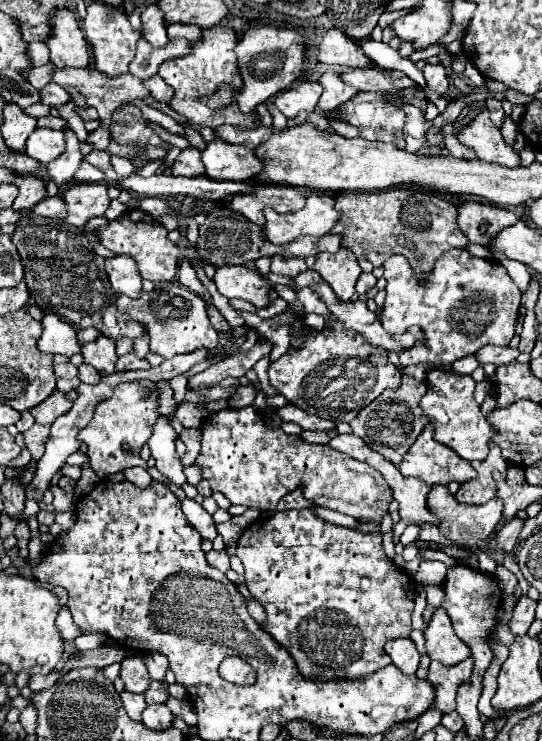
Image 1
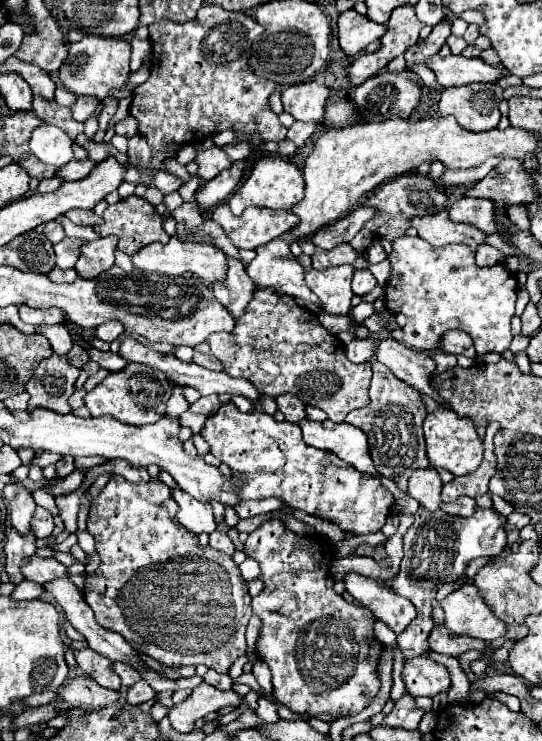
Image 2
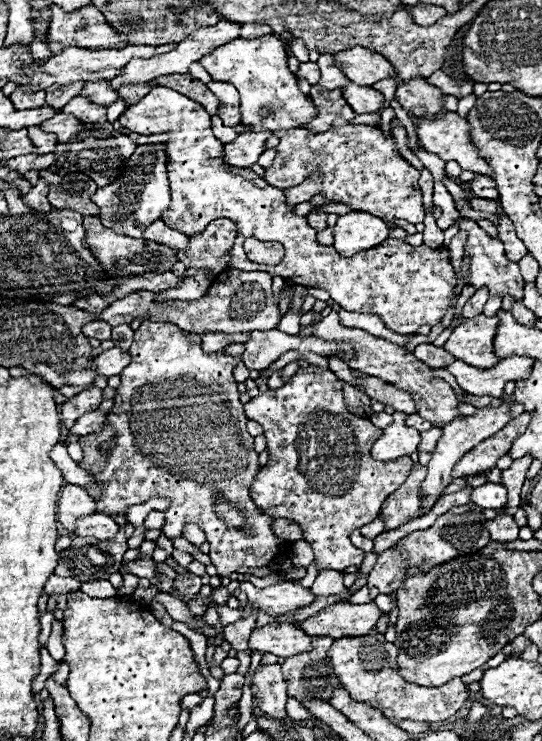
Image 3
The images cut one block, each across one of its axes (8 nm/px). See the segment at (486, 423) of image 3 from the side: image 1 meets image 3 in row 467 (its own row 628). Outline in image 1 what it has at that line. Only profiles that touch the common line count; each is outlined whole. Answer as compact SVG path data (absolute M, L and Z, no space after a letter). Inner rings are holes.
M438 608L424 632L426 638L426 652L432 660L438 660L446 666L454 666L462 660L466 660L470 654L470 648L454 634L450 616L444 608Z

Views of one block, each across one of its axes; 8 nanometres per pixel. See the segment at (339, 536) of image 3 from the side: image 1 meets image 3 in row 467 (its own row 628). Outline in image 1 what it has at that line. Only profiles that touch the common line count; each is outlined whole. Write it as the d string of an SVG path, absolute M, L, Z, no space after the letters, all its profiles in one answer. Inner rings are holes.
M284 510L284 512L276 512L274 516L266 518L266 520L256 520L252 522L242 538L238 540L238 548L236 548L236 556L242 560L244 564L244 582L248 586L248 590L252 592L252 596L264 606L268 618L264 622L264 630L280 644L288 650L288 654L294 658L298 672L304 678L314 678L316 682L328 682L328 680L362 680L368 674L374 674L376 670L384 668L390 664L390 656L384 652L384 644L392 638L400 638L400 636L410 636L412 632L412 610L414 610L414 580L404 574L382 550L382 534L380 532L370 532L370 534L362 534L344 526L336 526L330 522L324 522L320 518L316 518L312 514L312 510Z

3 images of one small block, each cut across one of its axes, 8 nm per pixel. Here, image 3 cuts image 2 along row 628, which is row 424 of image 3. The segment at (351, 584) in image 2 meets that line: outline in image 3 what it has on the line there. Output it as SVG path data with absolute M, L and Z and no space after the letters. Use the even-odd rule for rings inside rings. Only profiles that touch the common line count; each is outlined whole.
M394 412L392 416L394 422L388 428L384 428L384 434L372 446L372 456L378 460L398 460L402 456L418 452L420 432L404 424L406 414Z

